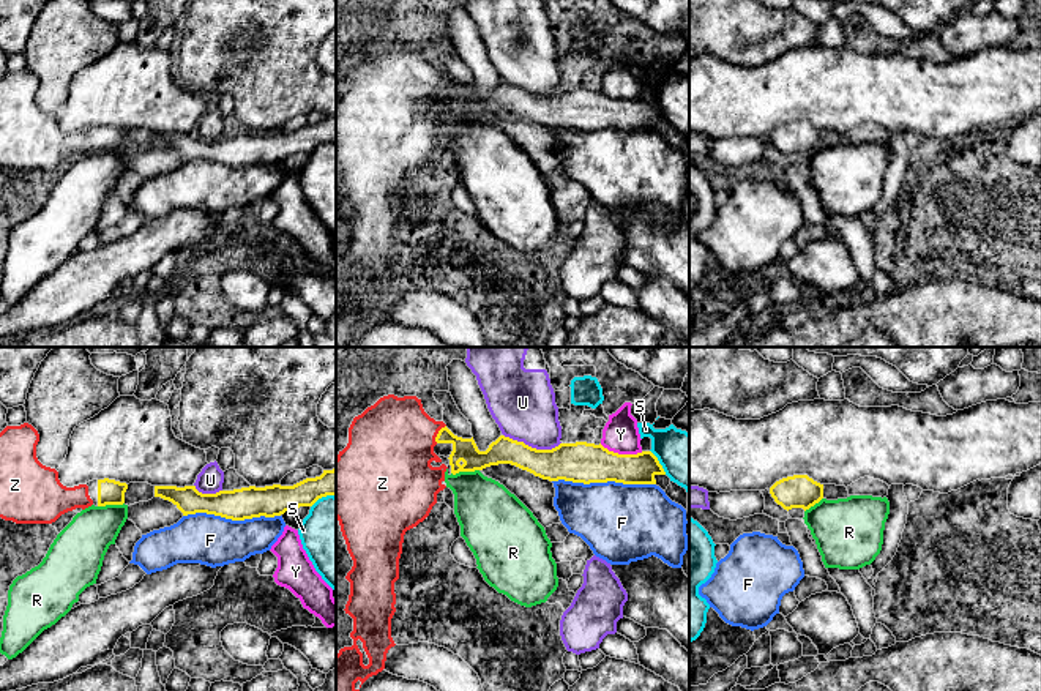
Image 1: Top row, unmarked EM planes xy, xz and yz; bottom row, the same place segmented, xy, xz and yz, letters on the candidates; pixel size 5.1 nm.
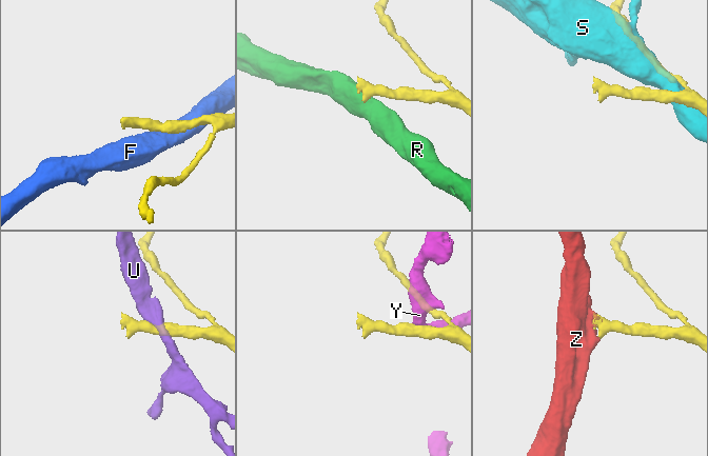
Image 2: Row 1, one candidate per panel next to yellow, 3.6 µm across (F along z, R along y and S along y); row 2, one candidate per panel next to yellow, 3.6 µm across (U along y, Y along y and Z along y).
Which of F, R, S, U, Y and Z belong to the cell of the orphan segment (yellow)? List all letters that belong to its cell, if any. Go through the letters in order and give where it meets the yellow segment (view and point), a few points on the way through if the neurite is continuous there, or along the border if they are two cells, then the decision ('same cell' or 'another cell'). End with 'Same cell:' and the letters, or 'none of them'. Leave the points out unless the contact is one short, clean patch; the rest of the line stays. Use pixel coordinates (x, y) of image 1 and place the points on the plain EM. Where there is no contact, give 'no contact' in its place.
F: xz (604, 128) | another cell
R: xz (464, 117) | along xz (478, 115), (451, 120) | another cell
S: xz (658, 109) | another cell
U: xz (530, 93) | another cell
Y: xz (622, 101) | along xz (600, 90), (619, 100), (642, 98) | another cell
Z: xz (437, 81) | same cell
Same cell: Z

